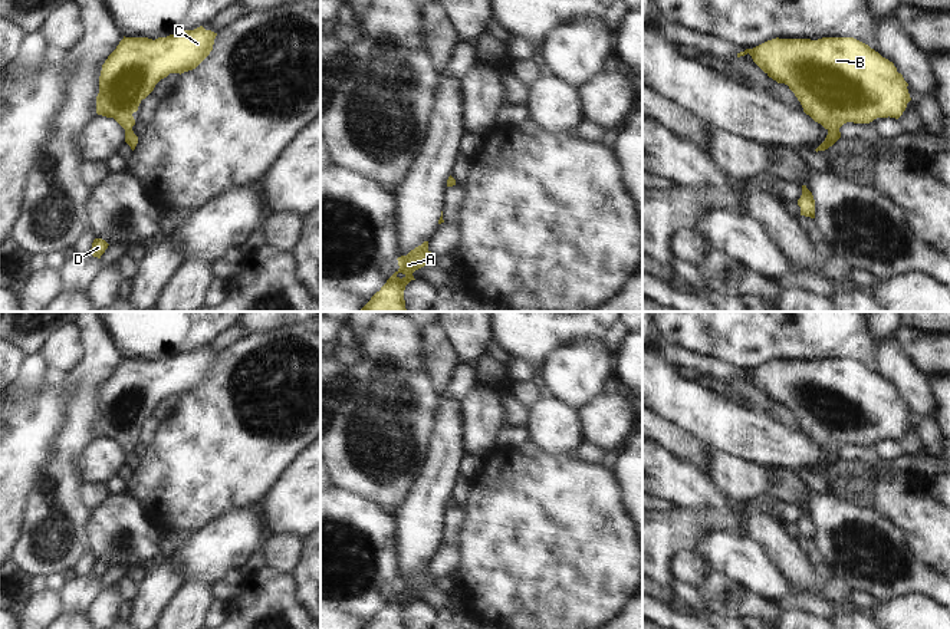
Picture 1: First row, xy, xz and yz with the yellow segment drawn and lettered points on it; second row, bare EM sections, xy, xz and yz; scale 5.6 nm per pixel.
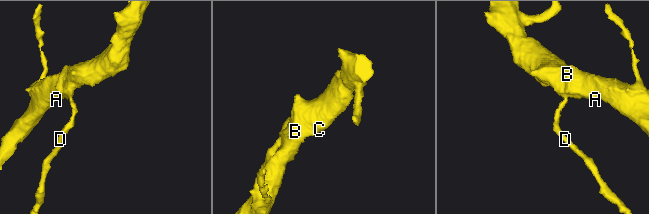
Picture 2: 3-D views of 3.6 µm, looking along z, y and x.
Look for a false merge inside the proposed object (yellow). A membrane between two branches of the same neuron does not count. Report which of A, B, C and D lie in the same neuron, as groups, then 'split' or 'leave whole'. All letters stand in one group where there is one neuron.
A B C D; leave whole

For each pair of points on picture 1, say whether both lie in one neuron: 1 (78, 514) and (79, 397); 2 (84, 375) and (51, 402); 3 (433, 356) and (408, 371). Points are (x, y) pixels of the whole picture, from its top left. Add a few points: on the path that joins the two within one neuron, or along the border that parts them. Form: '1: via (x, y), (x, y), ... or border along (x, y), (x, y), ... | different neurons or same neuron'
1: via (66, 486), (66, 447), (78, 432), (79, 425) | same neuron
2: border along (55, 376), (71, 391), (65, 421) | different neurons
3: border along (421, 329), (423, 359), (436, 391) | different neurons

